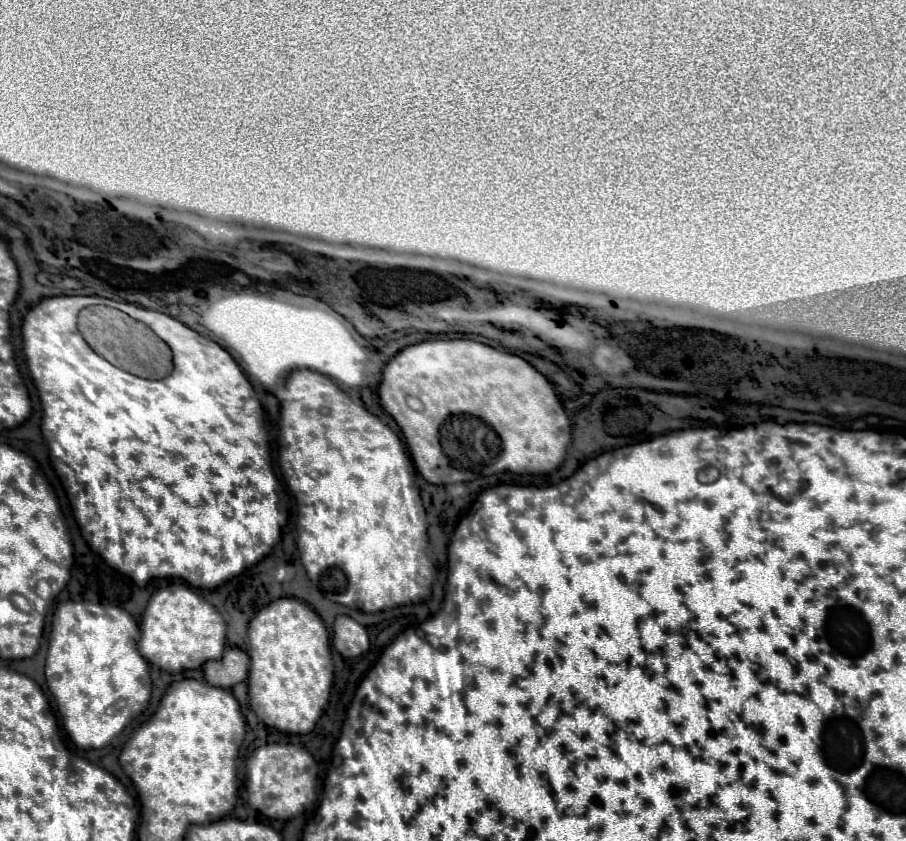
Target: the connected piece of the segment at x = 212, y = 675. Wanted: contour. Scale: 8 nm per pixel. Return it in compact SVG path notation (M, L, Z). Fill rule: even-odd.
M229 647L229 649L225 649L221 659L207 661L203 671L205 671L205 679L209 685L221 687L221 689L231 689L237 683L247 679L249 657L245 651Z

